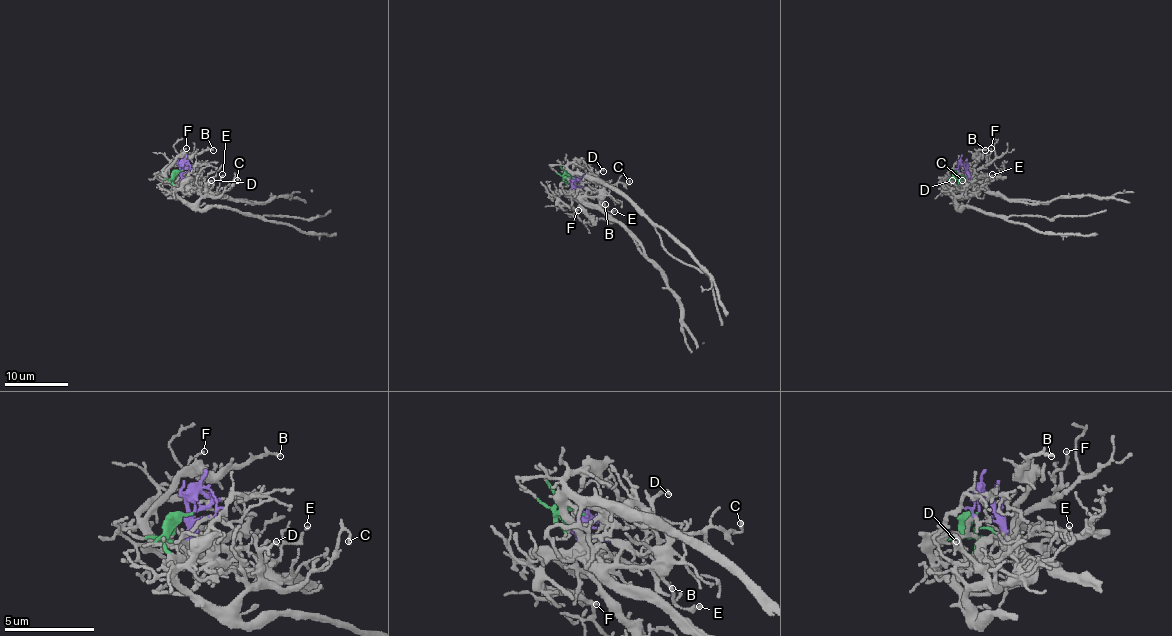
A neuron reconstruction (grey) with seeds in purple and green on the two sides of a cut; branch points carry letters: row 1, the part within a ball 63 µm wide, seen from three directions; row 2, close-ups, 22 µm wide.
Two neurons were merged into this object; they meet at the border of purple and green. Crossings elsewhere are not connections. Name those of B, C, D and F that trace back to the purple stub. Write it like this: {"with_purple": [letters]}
{"with_purple": ["B", "F"]}

